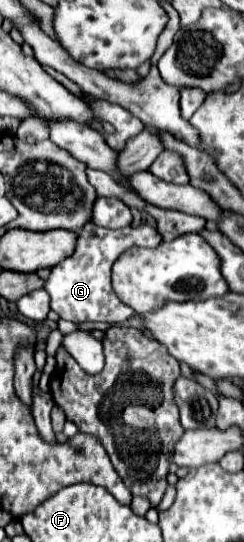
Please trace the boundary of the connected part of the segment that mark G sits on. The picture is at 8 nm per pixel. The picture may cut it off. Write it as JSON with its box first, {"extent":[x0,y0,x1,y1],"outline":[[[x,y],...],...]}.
{"extent":[44,224,162,324],"outline":[[[86,224],[82,232],[78,234],[78,246],[72,256],[62,260],[58,266],[52,268],[44,290],[52,298],[52,310],[62,318],[70,322],[108,322],[108,324],[122,324],[130,316],[134,316],[134,310],[126,306],[122,300],[118,300],[116,292],[110,284],[110,268],[114,260],[130,246],[146,246],[156,248],[162,242],[162,236],[158,230],[150,224],[140,226],[126,226],[126,228],[102,228],[96,224]]]}

